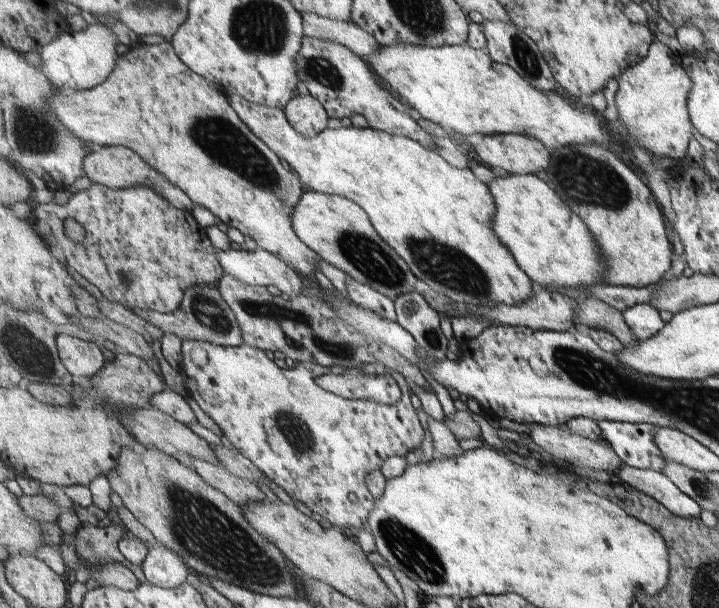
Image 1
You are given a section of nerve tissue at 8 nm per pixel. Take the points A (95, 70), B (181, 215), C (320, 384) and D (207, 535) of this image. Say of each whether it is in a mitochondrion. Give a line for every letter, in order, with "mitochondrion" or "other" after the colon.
A: other
B: other
C: other
D: mitochondrion

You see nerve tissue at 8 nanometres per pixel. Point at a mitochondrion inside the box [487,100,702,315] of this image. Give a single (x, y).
(589, 181)

